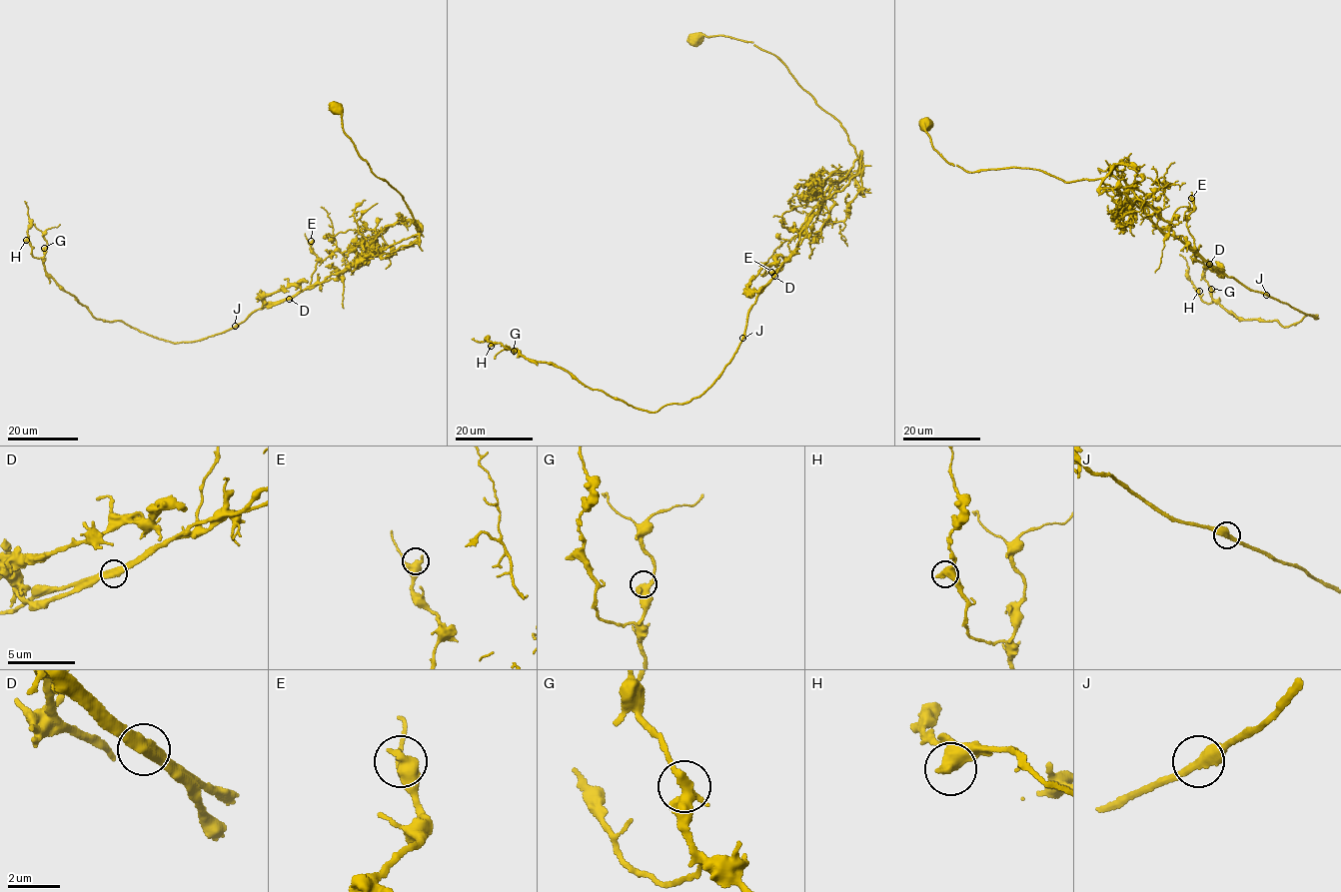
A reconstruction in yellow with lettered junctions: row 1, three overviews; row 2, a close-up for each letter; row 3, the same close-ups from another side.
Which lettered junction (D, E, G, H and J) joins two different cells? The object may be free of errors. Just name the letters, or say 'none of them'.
D

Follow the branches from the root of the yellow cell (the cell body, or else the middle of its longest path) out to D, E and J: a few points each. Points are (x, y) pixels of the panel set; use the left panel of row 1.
D: (335, 107), (361, 158), (402, 196), (419, 231), (384, 249), (367, 247), (343, 273), (289, 298)
E: (335, 107), (419, 231), (367, 247), (354, 265), (310, 286), (311, 241)
J: (335, 107), (361, 158), (402, 196), (419, 231), (384, 249), (367, 247), (343, 273), (235, 326)

